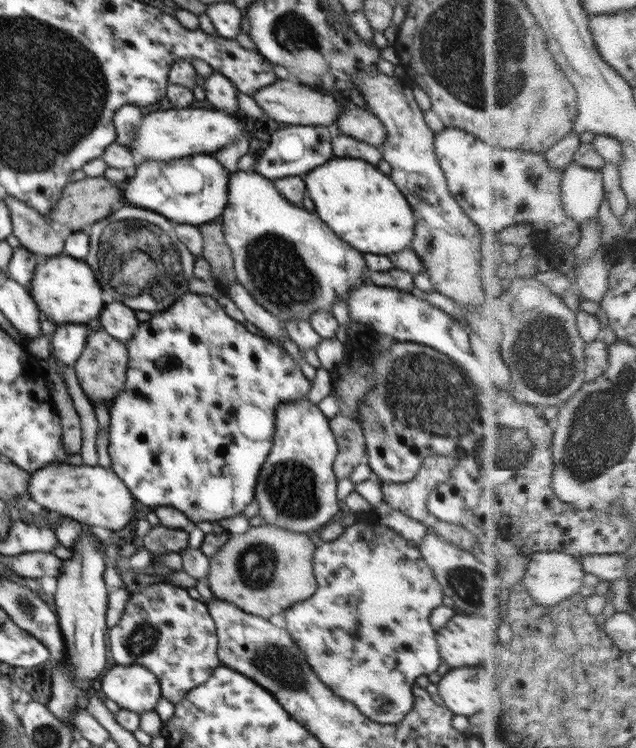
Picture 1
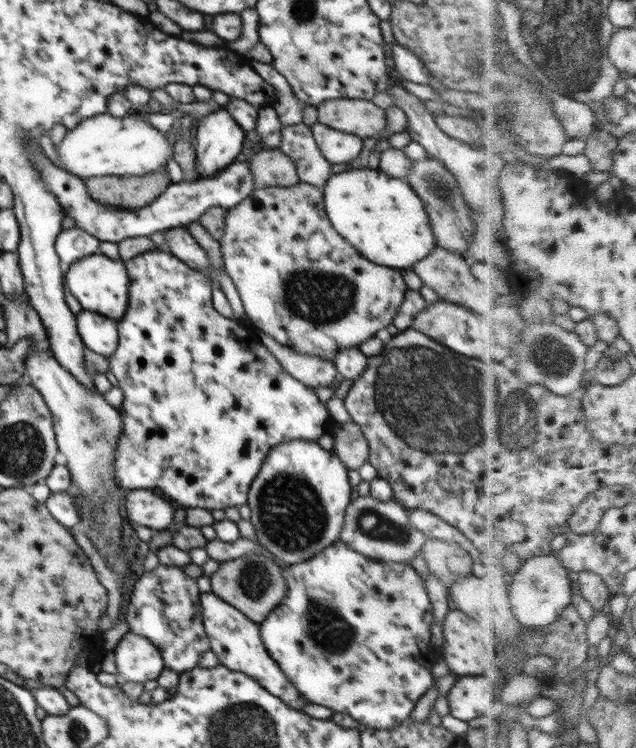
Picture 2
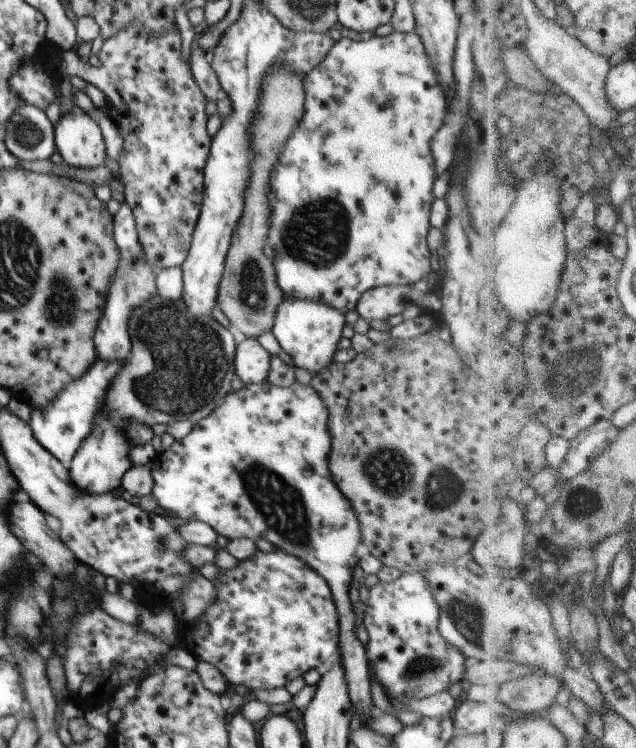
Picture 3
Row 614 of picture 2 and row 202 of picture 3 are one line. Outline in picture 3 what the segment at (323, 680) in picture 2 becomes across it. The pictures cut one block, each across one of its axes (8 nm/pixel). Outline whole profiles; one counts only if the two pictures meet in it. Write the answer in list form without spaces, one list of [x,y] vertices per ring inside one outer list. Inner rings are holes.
[[[394,31],[385,37],[372,36],[370,40],[352,40],[342,37],[335,42],[324,60],[303,76],[305,103],[301,121],[295,126],[284,151],[278,157],[269,178],[269,231],[267,243],[275,252],[273,266],[275,279],[283,296],[295,301],[304,299],[322,303],[339,310],[344,316],[354,311],[360,297],[368,290],[382,285],[411,285],[428,276],[432,270],[427,236],[431,228],[429,214],[436,198],[433,185],[437,180],[430,151],[432,136],[444,124],[448,96],[439,82],[426,54],[425,46],[416,33]]]

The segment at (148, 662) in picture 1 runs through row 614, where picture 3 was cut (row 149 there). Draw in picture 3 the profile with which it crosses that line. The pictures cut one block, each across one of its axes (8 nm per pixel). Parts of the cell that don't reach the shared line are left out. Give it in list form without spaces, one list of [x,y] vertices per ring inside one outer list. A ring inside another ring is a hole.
[[[130,23],[104,39],[97,56],[101,64],[94,67],[82,60],[77,50],[64,51],[59,56],[57,70],[64,77],[81,77],[104,93],[106,112],[110,112],[112,118],[119,119],[118,130],[123,138],[123,150],[118,160],[121,183],[124,185],[125,202],[132,209],[137,224],[138,238],[146,260],[156,271],[180,267],[188,256],[201,213],[203,170],[213,139],[206,131],[207,98],[196,84],[189,62],[182,59],[182,37],[177,26],[164,31],[164,34],[151,35]]]

